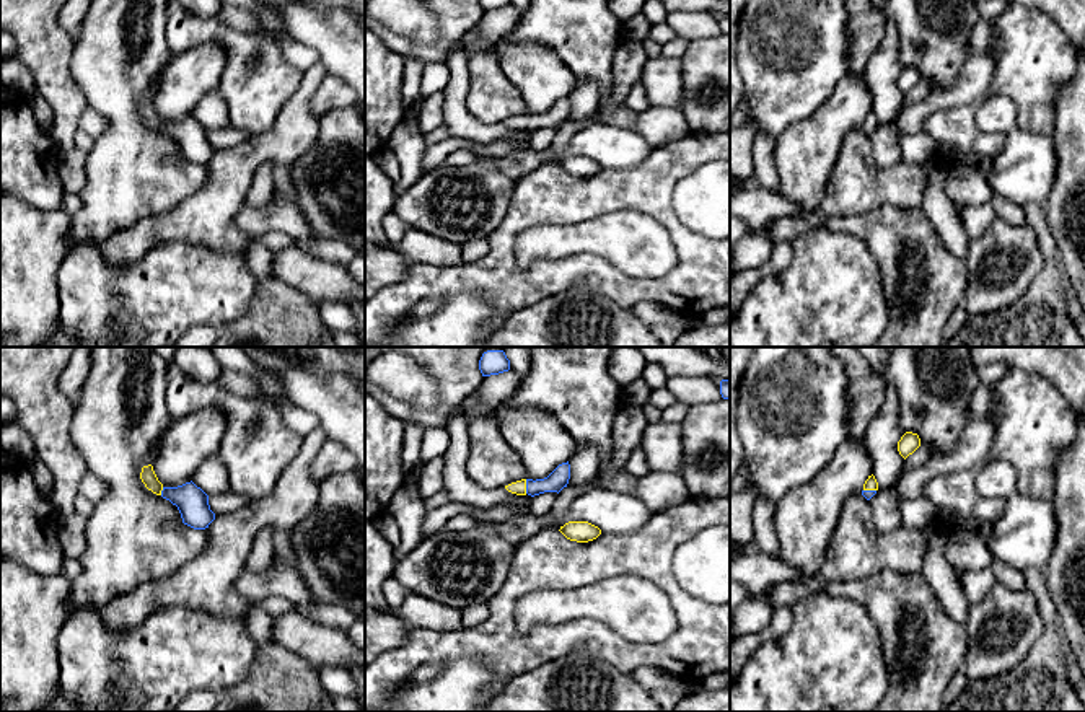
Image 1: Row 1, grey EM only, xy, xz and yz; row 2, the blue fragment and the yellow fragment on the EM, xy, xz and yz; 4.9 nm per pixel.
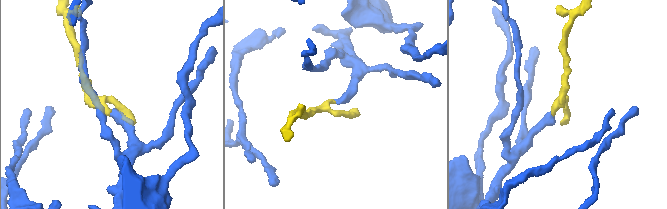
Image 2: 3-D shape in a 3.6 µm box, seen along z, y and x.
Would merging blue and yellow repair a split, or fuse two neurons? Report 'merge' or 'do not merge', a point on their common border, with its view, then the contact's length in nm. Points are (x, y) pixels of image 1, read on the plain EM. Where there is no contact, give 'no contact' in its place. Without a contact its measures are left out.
merge; meets blue in xz at (527, 121); contact 70 nm long

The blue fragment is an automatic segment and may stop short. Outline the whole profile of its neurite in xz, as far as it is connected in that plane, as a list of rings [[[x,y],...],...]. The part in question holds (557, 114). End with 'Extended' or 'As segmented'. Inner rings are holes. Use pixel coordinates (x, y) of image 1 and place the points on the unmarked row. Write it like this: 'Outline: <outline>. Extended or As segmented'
Outline: [[[562,98],[559,99],[547,112],[544,114],[521,114],[516,117],[512,117],[505,121],[505,124],[516,130],[539,130],[544,127],[560,127],[564,122],[567,122],[570,114],[570,99]]]. Extended

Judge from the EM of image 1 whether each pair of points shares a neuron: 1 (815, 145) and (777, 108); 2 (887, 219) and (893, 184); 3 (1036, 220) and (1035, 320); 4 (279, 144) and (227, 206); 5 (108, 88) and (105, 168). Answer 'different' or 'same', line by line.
1: different
2: different
3: same
4: same
5: same

